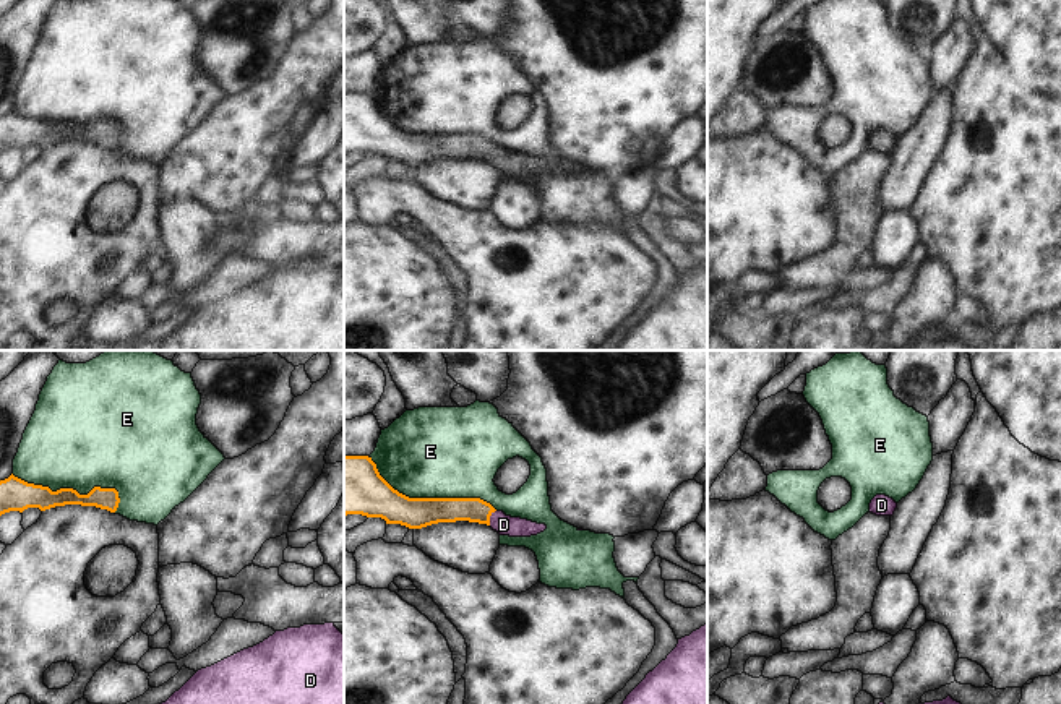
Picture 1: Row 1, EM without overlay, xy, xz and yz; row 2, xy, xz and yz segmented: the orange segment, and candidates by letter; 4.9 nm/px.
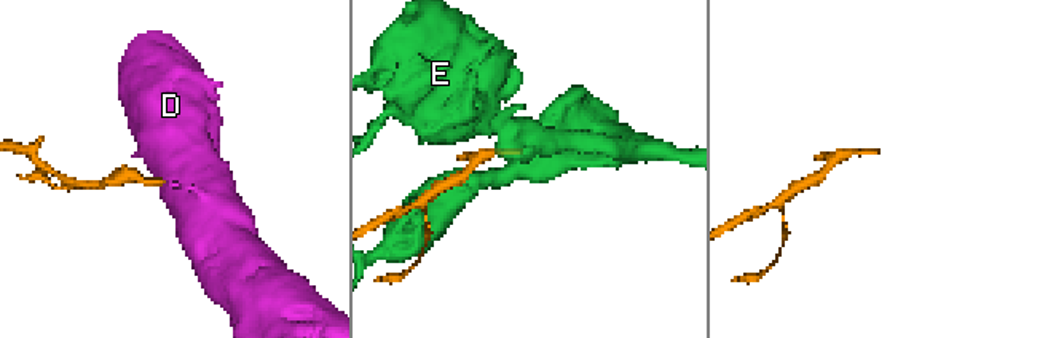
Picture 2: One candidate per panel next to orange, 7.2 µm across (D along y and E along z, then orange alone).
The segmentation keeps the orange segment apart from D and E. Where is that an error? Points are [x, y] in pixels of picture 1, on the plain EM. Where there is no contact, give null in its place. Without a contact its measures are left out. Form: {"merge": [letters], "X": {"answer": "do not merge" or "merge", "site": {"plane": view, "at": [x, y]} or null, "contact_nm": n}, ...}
{"merge": ["D"], "D": {"answer": "merge", "site": {"plane": "xz", "at": [489, 154]}, "contact_nm": 90}, "E": {"answer": "do not merge", "site": {"plane": "xz", "at": [430, 135]}, "contact_nm": 700}}

